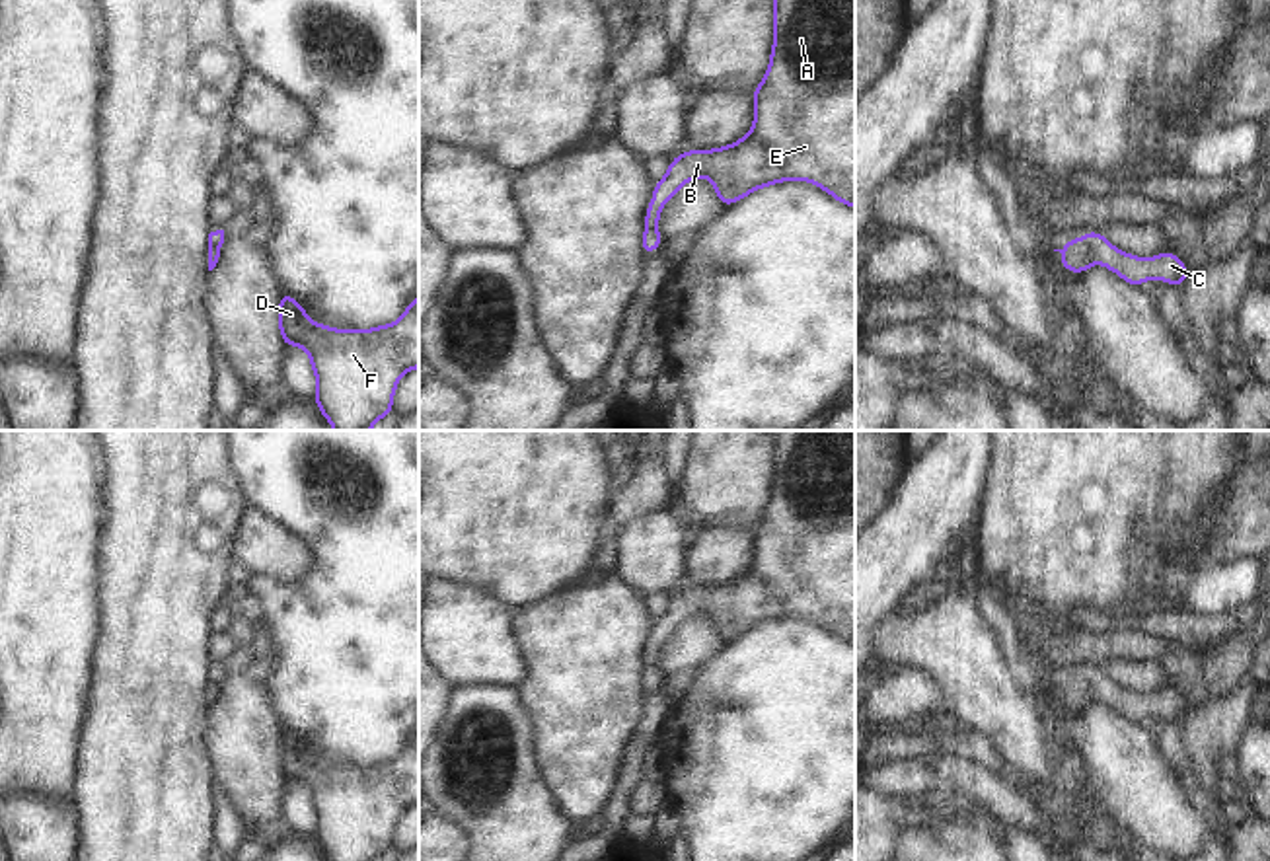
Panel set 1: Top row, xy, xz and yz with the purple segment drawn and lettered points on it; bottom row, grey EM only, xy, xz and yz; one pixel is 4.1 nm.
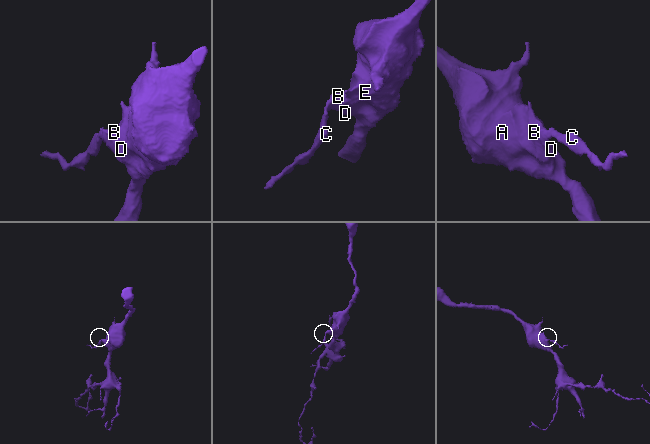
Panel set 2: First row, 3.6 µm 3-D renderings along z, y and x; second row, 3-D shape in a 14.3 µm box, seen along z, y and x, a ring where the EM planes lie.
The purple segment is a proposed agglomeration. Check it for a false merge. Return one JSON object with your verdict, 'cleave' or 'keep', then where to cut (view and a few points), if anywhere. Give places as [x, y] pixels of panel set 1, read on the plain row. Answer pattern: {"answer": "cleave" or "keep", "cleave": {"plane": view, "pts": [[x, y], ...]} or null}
{"answer": "keep", "cleave": null}

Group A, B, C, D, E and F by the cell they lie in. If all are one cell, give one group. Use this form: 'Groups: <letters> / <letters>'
Groups: A B C D E F.

